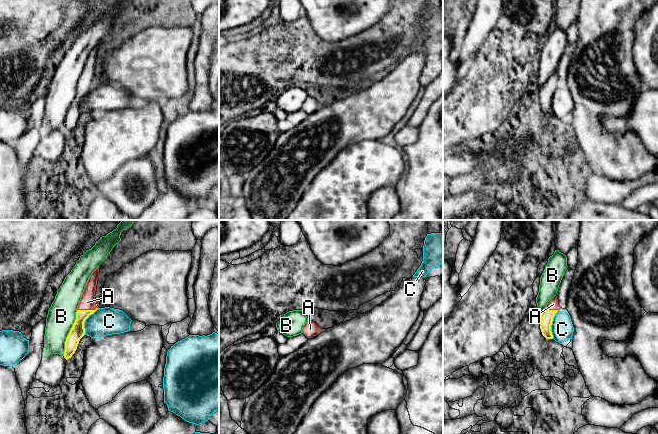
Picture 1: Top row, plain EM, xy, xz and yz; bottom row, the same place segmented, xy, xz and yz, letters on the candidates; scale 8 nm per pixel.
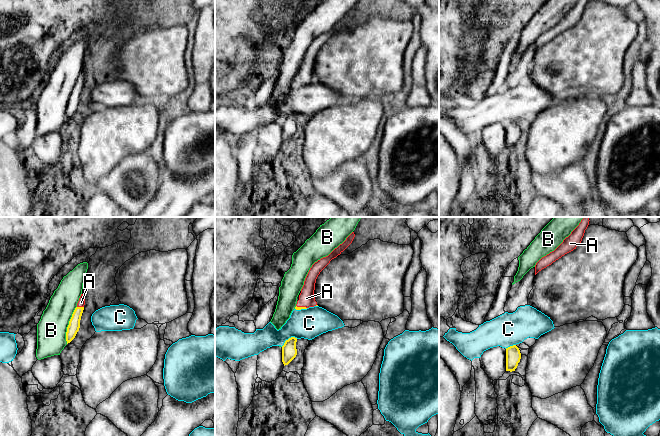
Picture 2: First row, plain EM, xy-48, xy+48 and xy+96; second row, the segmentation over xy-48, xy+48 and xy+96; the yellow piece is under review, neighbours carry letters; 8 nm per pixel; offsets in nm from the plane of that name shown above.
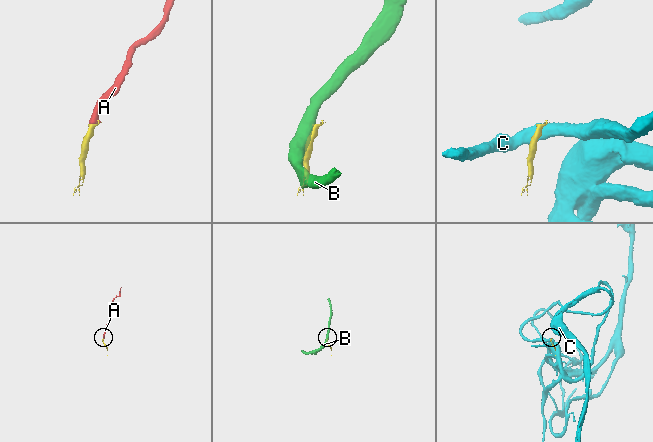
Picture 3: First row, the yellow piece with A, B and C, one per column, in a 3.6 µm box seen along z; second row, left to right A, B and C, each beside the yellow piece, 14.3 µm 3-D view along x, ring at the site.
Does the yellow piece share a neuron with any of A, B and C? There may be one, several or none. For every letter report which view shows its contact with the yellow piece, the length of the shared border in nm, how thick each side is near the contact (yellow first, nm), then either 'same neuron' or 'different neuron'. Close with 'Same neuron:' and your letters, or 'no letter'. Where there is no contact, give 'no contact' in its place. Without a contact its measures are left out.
A: contact in xy; length 170 nm; calibres 120 and 120 nm; same neuron
B: contact in xy; length 380 nm; calibres 120 and 220 nm; different neuron
C: contact in xy; length 240 nm; calibres 120 and 220 nm; different neuron
Same neuron: A

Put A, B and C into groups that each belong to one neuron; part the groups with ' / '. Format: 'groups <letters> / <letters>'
groups A / B C

